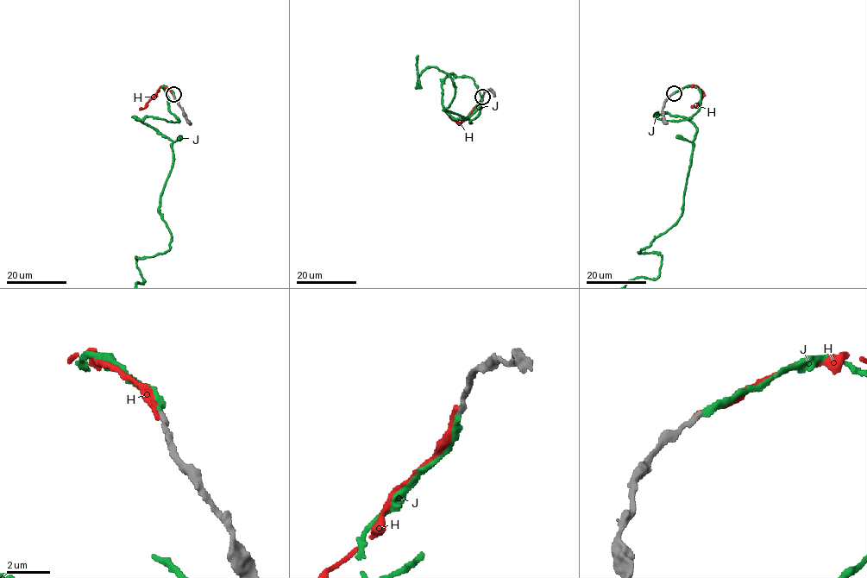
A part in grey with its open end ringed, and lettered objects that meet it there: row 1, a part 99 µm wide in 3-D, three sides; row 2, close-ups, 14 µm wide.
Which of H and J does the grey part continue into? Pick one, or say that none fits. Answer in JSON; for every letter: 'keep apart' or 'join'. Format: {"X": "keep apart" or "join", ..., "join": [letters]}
{"H": "keep apart", "J": "join", "join": ["J"]}

